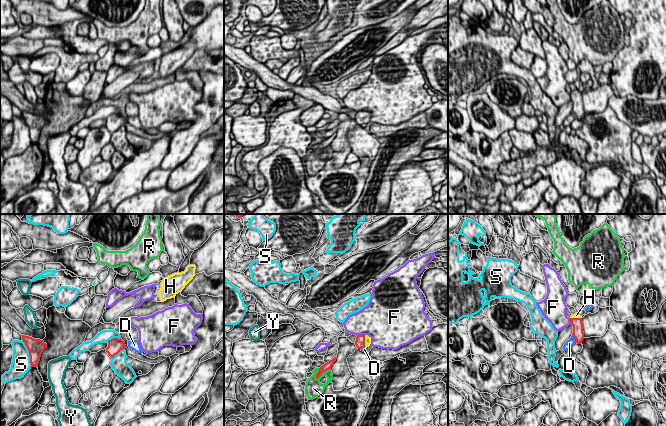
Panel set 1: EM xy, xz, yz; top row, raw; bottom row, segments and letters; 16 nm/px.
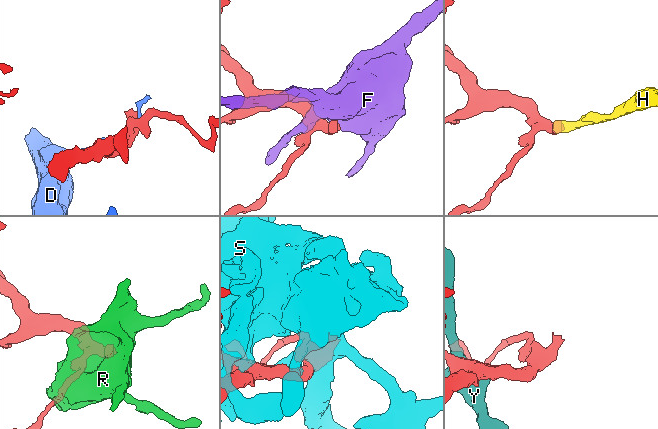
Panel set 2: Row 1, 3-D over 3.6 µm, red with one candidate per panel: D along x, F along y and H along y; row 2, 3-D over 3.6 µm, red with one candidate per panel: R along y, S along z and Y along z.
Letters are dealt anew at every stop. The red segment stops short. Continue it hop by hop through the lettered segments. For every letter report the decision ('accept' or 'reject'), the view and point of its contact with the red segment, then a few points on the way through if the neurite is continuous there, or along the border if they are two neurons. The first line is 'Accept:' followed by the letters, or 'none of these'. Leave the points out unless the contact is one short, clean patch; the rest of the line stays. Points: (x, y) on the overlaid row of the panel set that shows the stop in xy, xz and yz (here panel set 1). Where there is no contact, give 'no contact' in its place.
Accept: H
D: reject; meets red in yz at (574, 337)
F: reject; meets red in xz at (360, 335); border along xz (364, 334), (357, 336)
H: accept; meets red in xz at (364, 341); runs through xz (360, 339), (364, 341), (367, 339)
R: reject; meets red in xz at (322, 372)
S: reject; meets red in xy at (29, 353)
Y: reject; meets red in xy at (38, 340); border along xy (36, 339), (39, 340)

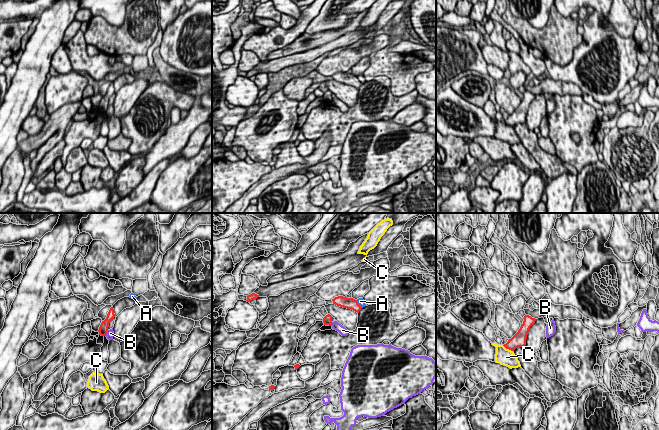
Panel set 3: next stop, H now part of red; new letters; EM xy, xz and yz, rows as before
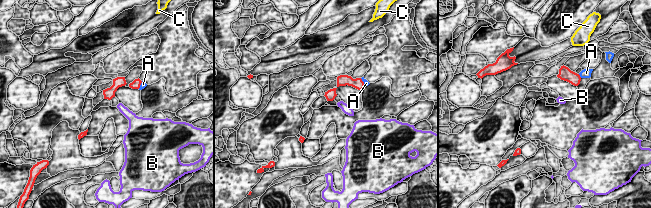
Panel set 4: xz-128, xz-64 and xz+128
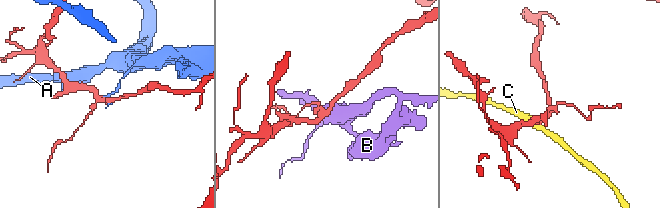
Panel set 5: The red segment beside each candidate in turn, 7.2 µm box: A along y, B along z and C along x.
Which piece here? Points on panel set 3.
Accept: none of these
A: reject; meets red in xz at (358, 304)
B: reject; meets red in xy at (106, 333)
C: reject; meets red in yz at (507, 348); border along yz (502, 345), (512, 351)

